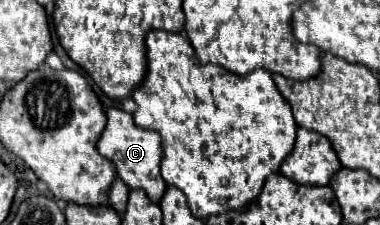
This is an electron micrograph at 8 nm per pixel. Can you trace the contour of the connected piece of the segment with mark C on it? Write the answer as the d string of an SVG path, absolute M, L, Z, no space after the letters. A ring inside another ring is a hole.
M111 107L107 109L107 125L101 133L101 141L97 143L97 151L115 165L119 179L123 179L129 189L145 189L151 201L157 201L157 203L161 201L161 197L165 195L167 183L161 177L163 149L161 149L161 137L155 131L145 131L137 127L133 121L133 115L125 113L123 109Z

